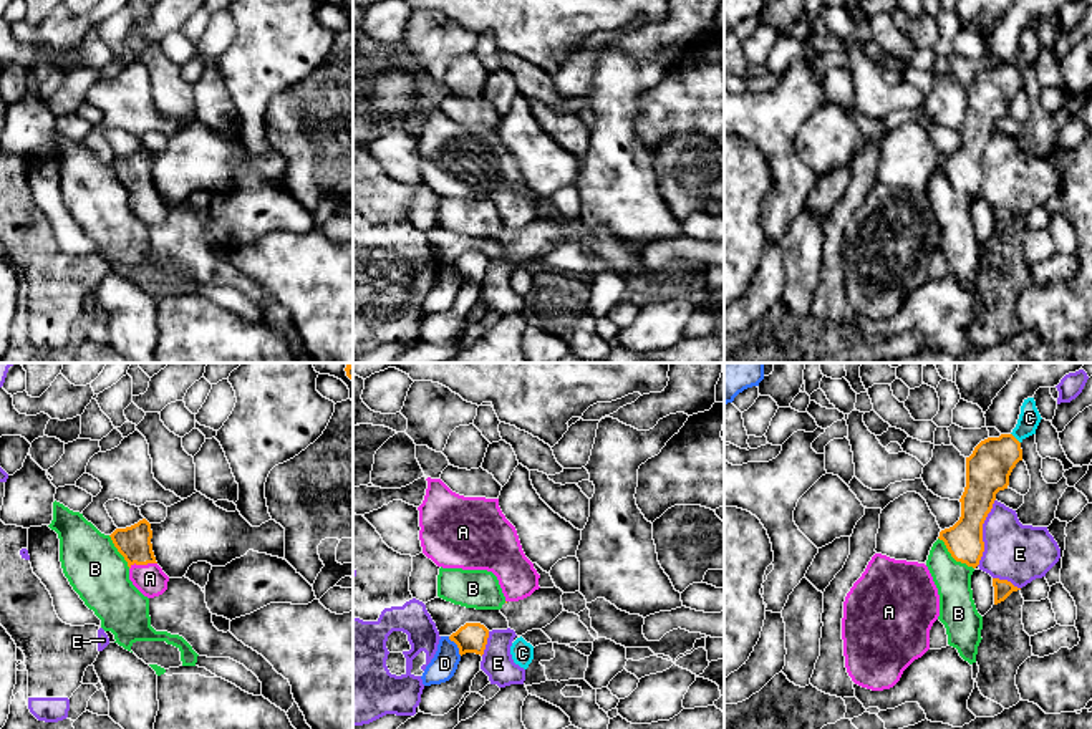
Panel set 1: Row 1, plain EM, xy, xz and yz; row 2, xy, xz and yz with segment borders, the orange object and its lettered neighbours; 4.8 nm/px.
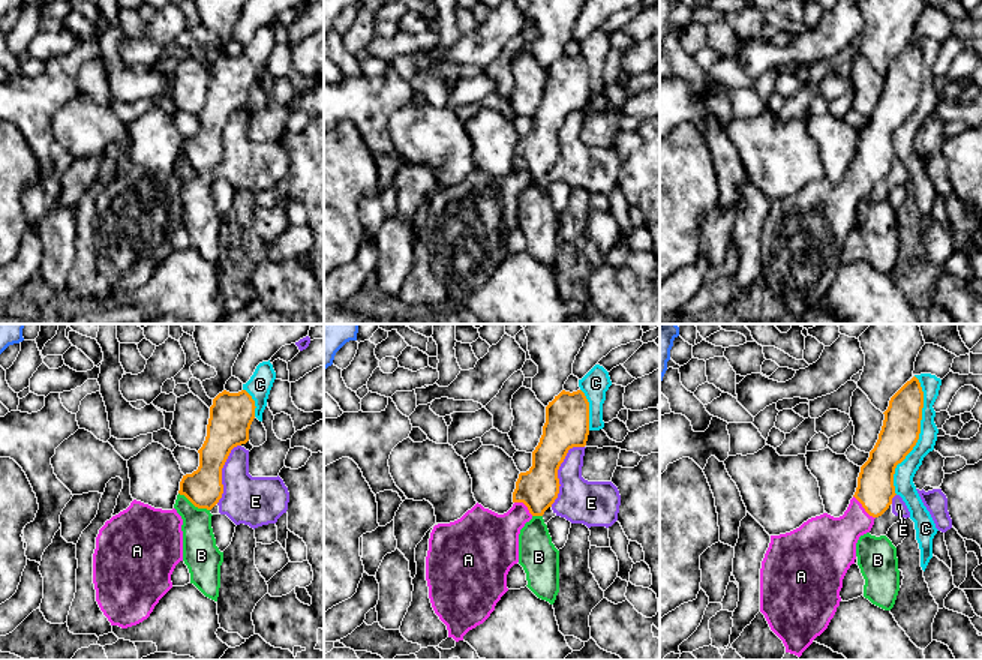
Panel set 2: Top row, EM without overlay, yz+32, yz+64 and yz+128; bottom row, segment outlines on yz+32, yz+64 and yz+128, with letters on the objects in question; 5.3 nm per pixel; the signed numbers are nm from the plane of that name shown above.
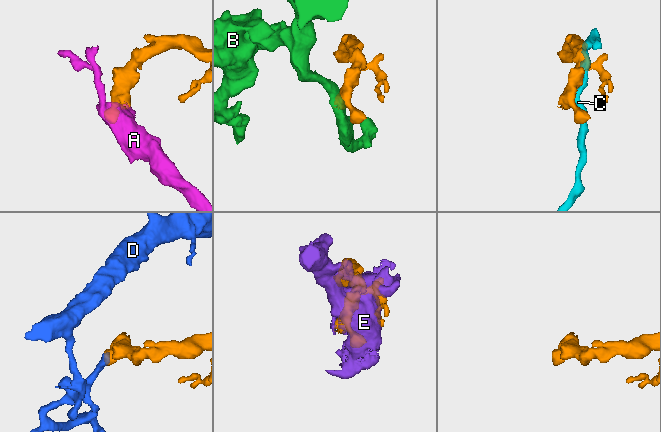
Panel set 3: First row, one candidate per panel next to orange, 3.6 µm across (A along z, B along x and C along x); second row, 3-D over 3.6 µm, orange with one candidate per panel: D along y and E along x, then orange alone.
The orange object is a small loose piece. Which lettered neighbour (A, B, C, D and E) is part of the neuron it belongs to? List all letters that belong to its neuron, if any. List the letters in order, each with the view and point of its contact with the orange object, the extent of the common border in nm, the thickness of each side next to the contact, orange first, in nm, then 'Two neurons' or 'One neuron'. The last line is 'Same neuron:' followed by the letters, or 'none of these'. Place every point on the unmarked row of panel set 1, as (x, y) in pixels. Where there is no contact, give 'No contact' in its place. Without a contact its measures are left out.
A: Touches orange at xy (143, 193). Shared border 140 nm. Thickness 160 nm (orange) against 150 nm. One neuron
B: Touches orange at yz (953, 186). Shared border 240 nm. Thickness 180 nm (orange) against 180 nm. Two neurons
C: Touches orange at yz (1014, 67). Shared border 70 nm. Thickness 220 nm (orange) against 110 nm. Two neurons
D: Touches orange at xz (458, 275). Shared border 120 nm. Thickness 140 nm (orange) against 130 nm. Two neurons
E: Touches orange at yz (981, 161). Shared border 340 nm. Thickness 180 nm (orange) against 280 nm. Two neurons
Same neuron: A

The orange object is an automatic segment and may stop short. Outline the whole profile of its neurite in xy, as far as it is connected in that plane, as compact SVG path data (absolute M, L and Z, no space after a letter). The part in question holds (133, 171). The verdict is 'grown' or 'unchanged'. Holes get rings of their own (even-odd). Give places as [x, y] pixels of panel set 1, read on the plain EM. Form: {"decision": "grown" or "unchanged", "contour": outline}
{"decision": "grown", "contour": "M143 147L131 156L116 157L109 166L128 191L133 214L147 227L162 224L167 219L169 205L156 191L151 152Z"}

